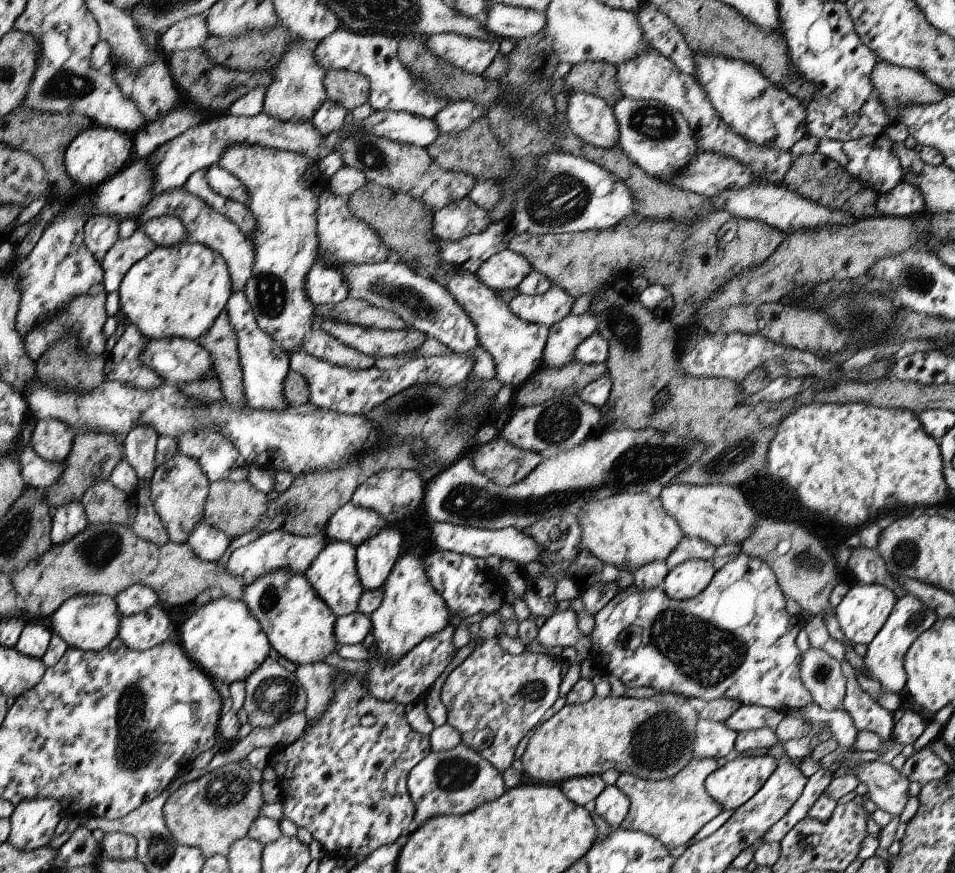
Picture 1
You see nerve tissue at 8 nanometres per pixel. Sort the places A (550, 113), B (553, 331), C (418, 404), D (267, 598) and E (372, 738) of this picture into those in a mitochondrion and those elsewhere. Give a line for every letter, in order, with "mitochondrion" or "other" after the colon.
A: other
B: other
C: mitochondrion
D: mitochondrion
E: other

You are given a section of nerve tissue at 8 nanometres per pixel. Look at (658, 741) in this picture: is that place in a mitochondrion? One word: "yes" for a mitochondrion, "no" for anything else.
yes

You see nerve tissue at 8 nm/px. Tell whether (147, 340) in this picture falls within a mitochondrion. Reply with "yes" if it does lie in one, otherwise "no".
no

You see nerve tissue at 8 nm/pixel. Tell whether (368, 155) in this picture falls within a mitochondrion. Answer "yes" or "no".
yes

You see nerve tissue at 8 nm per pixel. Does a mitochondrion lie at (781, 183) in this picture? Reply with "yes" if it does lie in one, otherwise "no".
no

